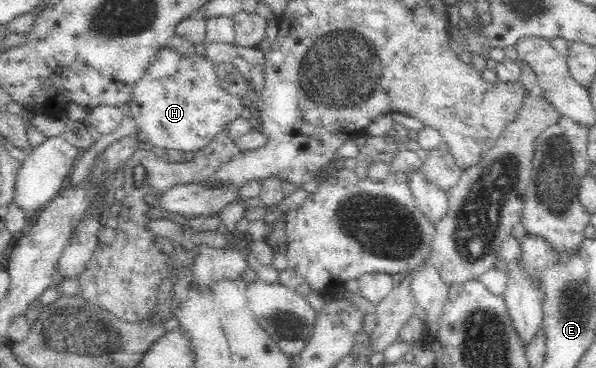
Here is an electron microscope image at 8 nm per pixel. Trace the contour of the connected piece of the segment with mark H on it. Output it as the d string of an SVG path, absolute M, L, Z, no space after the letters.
M168 48L163 49L151 64L147 76L135 86L133 98L129 102L128 108L133 113L137 125L135 138L138 142L186 153L207 146L224 124L239 117L244 108L241 100L225 92L216 80L213 62L205 56L193 54L185 57L171 52Z

